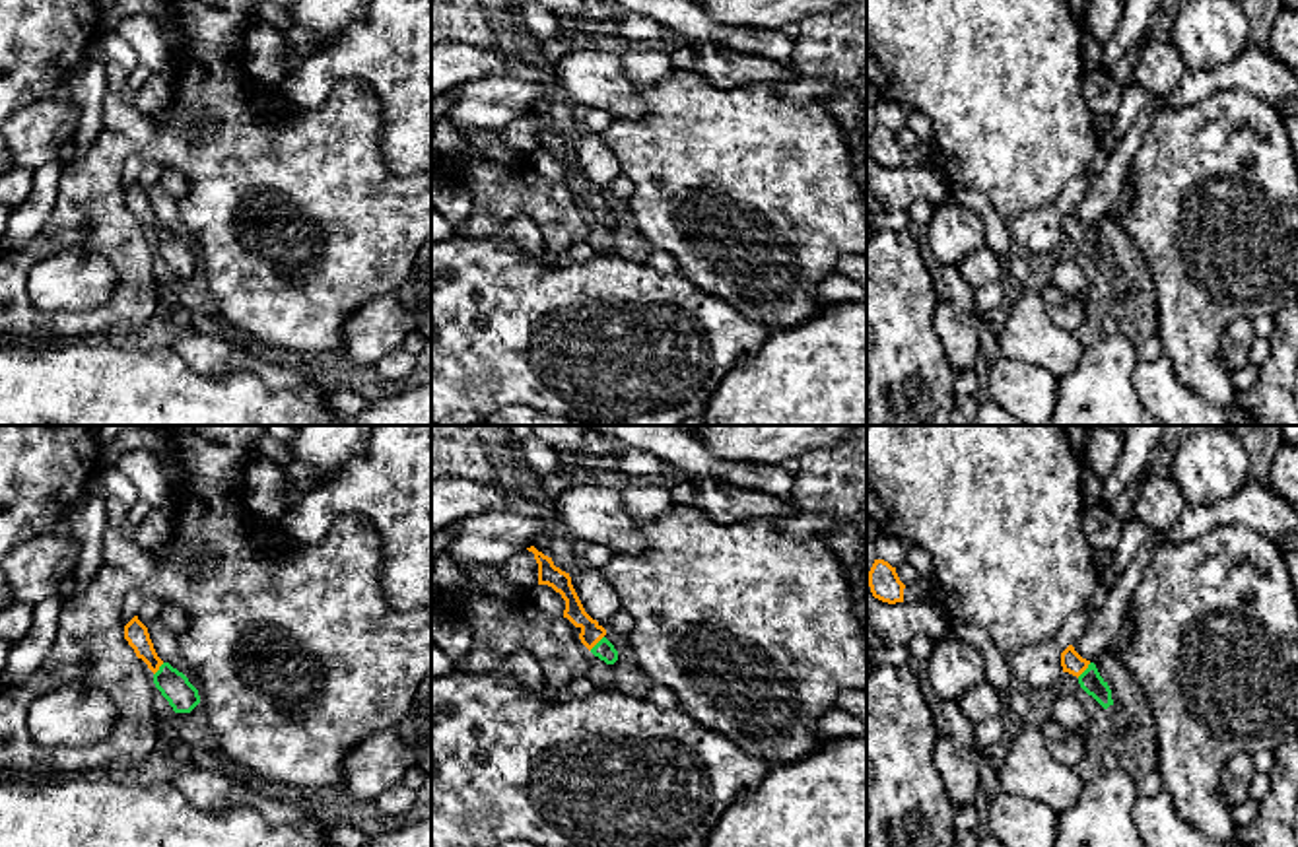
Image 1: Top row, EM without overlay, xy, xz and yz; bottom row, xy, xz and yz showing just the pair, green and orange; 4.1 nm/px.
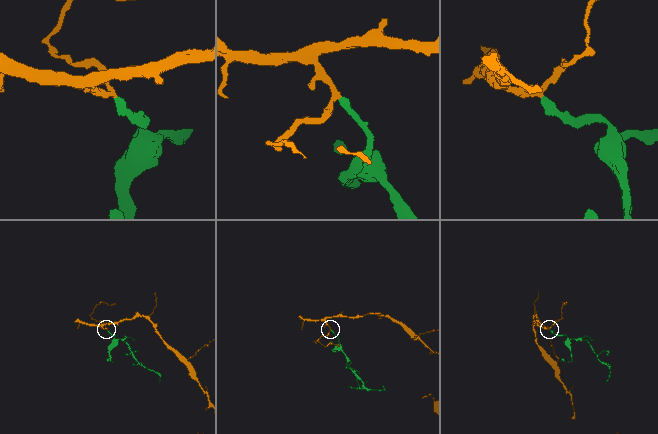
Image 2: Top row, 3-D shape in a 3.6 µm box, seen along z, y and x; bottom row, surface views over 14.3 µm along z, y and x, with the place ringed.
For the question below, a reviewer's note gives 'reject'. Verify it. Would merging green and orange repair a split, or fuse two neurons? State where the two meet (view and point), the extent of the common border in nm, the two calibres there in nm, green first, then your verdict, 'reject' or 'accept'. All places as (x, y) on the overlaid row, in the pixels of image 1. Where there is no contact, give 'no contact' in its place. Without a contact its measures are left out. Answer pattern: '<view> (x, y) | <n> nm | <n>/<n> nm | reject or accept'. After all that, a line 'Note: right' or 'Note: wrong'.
yz (1085, 671) | 90 nm | 90/90 nm | accept
Note: wrong

